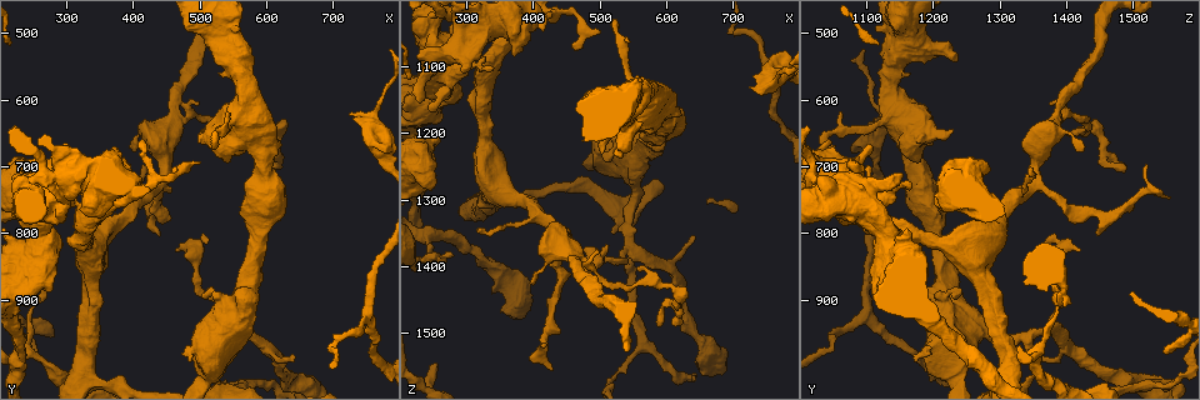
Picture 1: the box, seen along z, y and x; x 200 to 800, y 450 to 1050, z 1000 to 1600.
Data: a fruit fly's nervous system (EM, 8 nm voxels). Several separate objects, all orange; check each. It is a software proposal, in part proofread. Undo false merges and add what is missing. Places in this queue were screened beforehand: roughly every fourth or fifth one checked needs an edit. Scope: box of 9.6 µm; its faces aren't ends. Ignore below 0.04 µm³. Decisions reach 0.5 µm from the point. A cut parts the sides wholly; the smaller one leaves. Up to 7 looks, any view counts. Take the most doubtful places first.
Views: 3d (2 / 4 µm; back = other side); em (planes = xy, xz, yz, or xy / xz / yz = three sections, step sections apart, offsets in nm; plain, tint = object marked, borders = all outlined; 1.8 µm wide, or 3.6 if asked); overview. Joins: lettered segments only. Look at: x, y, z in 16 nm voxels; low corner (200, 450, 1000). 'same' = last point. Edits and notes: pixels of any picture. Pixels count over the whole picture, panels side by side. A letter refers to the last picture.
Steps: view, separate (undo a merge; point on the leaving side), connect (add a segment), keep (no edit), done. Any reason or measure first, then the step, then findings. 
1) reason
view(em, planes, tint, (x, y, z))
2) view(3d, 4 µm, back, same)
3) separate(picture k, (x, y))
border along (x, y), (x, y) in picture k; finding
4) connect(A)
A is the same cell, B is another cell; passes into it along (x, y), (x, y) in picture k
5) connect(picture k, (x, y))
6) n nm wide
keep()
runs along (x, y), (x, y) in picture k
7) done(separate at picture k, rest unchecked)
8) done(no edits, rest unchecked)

branch stops here
view(em, xy, step 8, borders, (530, 670, 1050))

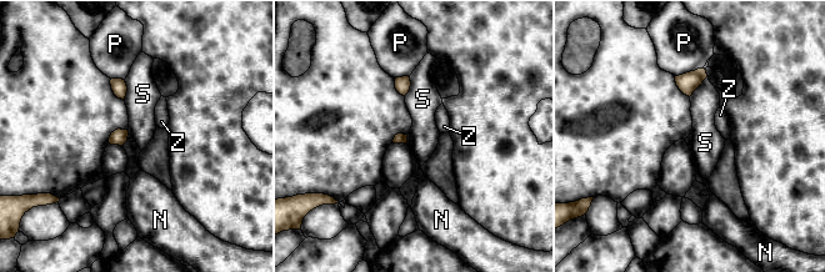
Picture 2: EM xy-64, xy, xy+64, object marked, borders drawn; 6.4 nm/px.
keep()
N, P, S and Z are other cells; none of them fits

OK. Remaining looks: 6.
stops while still wide
view(em, xz, step 8, borders, (485, 990, 1170))

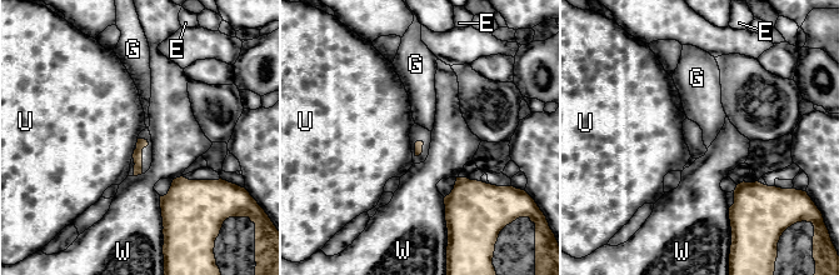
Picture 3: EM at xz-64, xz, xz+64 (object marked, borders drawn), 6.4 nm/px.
view(em, planes, borders, same)

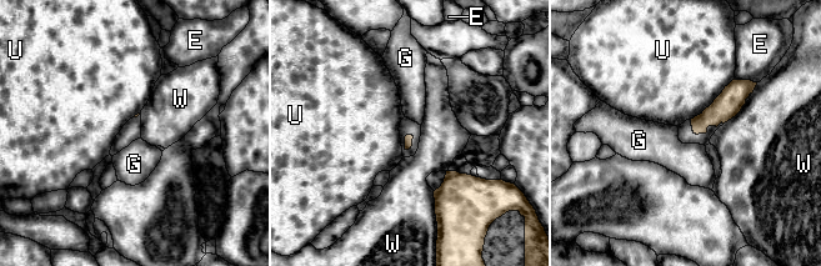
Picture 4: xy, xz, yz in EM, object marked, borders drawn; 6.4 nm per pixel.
U touches over 380 nm
keep()
E, G, U and W are other cells; border along (734, 78), (707, 106), (691, 119) in picture 4; none of them fits

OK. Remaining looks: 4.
an open end
view(3d, 2 µm, (500, 610, 1380))

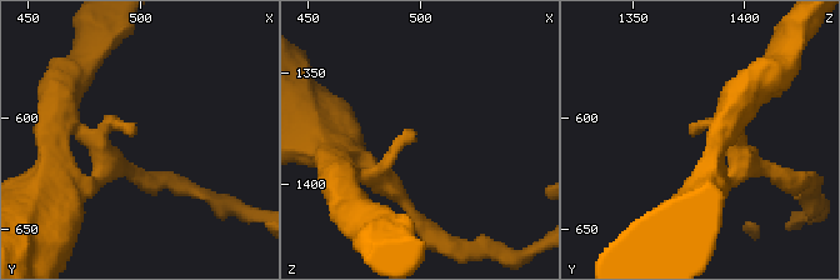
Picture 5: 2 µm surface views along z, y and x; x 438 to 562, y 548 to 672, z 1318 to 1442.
view(em, planes, borders, (498, 608, 1376))

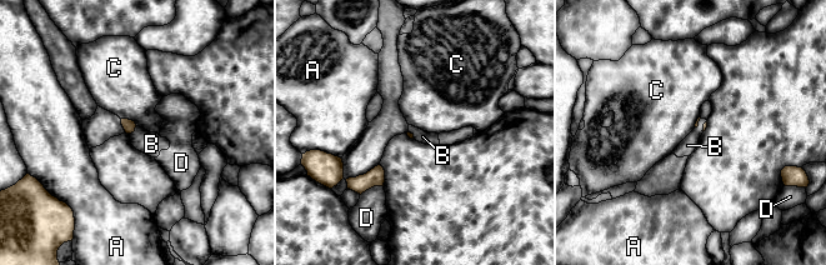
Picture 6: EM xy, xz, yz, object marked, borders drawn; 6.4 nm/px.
keep()
A, B, C and D are other cells; border along (136, 126), (129, 134) in picture 6; none of them fits

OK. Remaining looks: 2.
done(no edits, rest unchecked)

